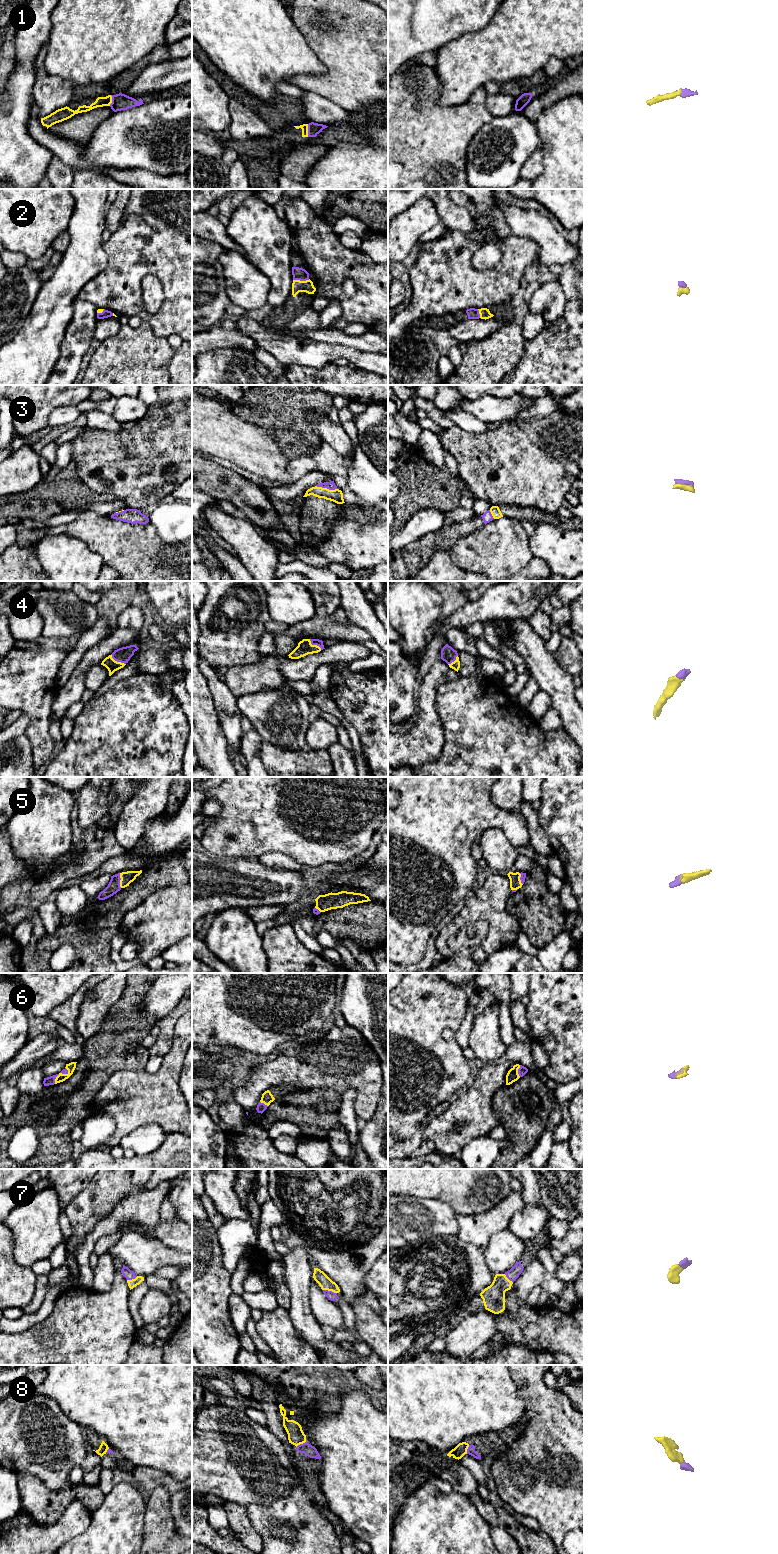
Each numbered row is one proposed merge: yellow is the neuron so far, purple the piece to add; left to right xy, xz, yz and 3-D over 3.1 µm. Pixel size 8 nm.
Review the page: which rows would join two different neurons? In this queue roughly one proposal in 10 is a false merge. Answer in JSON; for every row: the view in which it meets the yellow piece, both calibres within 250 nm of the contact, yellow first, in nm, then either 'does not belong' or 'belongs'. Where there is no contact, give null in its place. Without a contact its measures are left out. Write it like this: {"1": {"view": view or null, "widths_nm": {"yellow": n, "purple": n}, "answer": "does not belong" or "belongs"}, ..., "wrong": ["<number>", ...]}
{"1": {"view": "xz", "widths_nm": {"yellow": 60, "purple": 100}, "answer": "belongs"}, "2": {"view": "xz", "widths_nm": {"yellow": 100, "purple": 100}, "answer": "belongs"}, "3": {"view": "xz", "widths_nm": {"yellow": 100, "purple": 70}, "answer": "belongs"}, "4": {"view": "xy", "widths_nm": {"yellow": 90, "purple": 120}, "answer": "belongs"}, "5": {"view": "xy", "widths_nm": {"yellow": 100, "purple": 100}, "answer": "belongs"}, "6": {"view": "yz", "widths_nm": {"yellow": 90, "purple": 70}, "answer": "belongs"}, "7": {"view": "xz", "widths_nm": {"yellow": 100, "purple": 70}, "answer": "belongs"}, "8": {"view": "xz", "widths_nm": {"yellow": 140, "purple": 90}, "answer": "belongs"}, "wrong": []}

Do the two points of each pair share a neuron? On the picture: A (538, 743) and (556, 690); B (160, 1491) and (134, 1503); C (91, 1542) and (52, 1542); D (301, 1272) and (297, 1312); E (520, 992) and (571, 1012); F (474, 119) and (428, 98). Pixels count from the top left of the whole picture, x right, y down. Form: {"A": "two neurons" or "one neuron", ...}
{"A": "two neurons", "B": "two neurons", "C": "two neurons", "D": "one neuron", "E": "two neurons", "F": "one neuron"}

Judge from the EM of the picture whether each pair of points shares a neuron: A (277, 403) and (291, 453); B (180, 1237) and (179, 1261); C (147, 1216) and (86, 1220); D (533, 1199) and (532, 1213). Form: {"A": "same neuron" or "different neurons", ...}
{"A": "same neuron", "B": "different neurons", "C": "different neurons", "D": "different neurons"}

